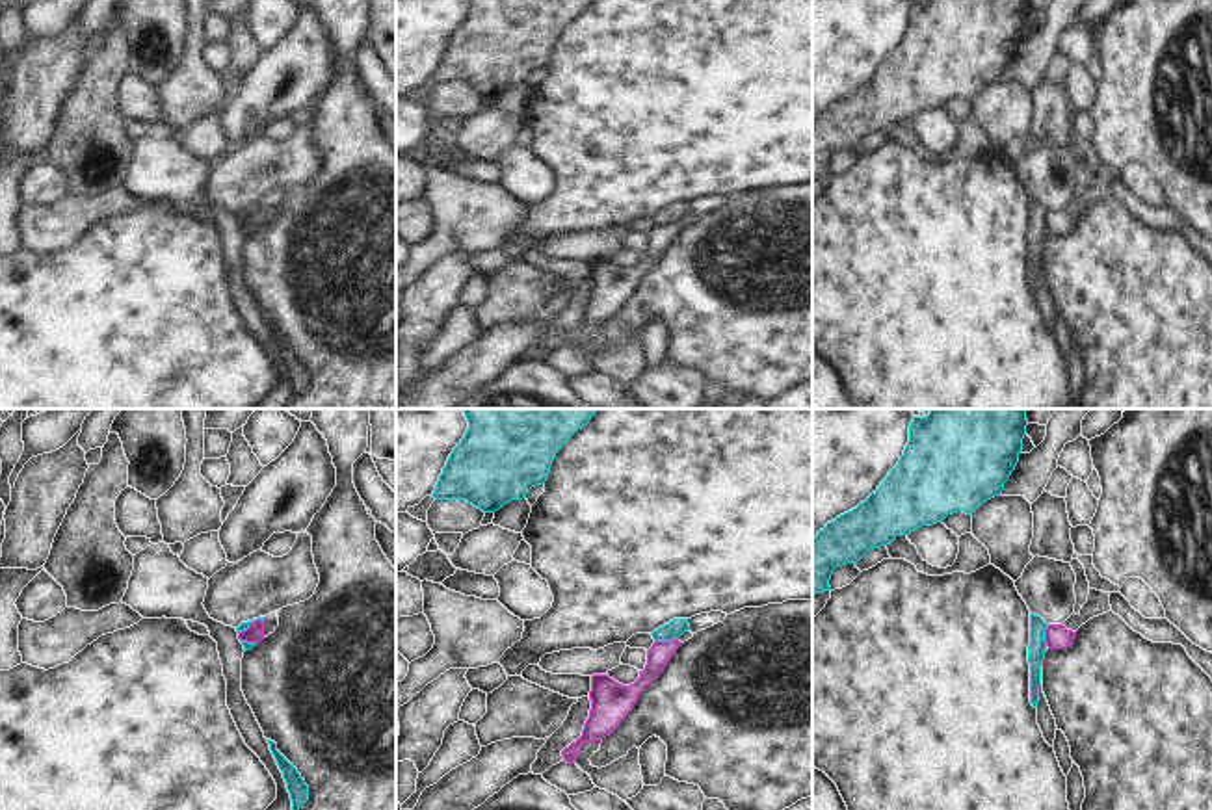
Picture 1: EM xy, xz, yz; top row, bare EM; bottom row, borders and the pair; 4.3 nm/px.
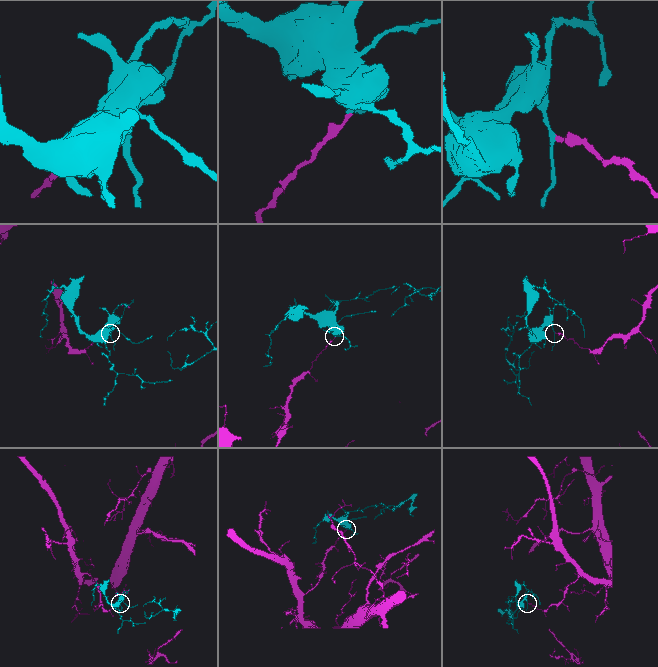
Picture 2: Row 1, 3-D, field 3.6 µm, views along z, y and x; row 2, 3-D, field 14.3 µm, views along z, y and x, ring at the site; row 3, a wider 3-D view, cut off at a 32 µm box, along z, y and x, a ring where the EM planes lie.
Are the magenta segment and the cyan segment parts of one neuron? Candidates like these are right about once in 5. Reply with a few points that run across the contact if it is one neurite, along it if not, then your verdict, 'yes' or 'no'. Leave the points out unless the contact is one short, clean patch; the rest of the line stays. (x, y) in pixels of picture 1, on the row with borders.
line xz (677, 638), (655, 641); no

